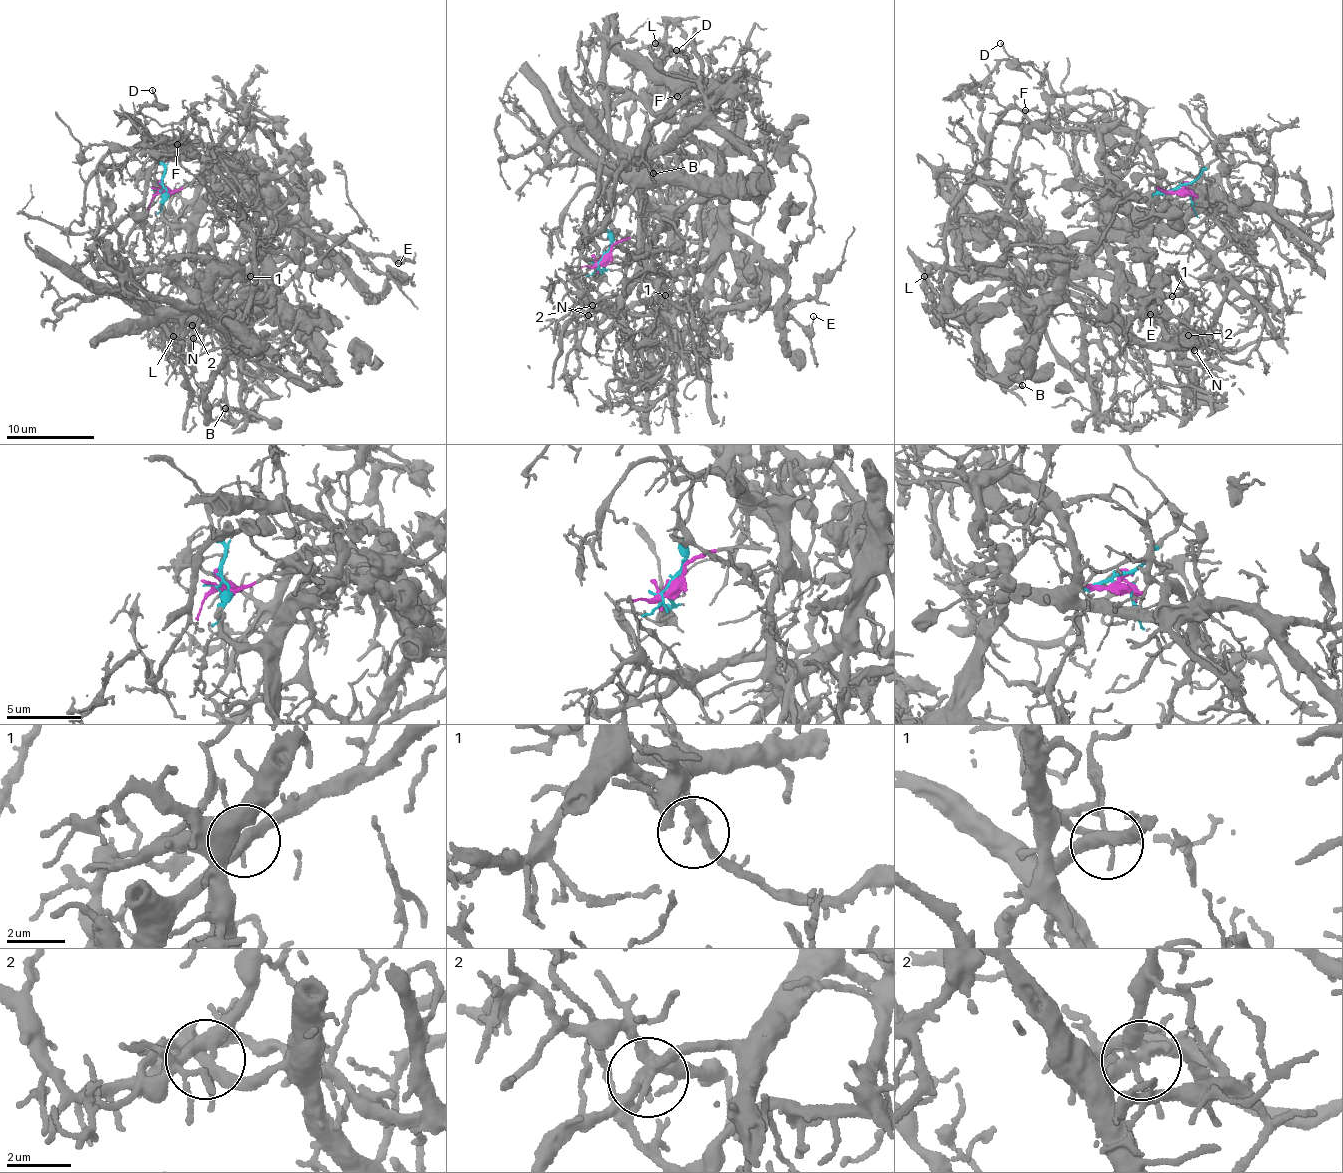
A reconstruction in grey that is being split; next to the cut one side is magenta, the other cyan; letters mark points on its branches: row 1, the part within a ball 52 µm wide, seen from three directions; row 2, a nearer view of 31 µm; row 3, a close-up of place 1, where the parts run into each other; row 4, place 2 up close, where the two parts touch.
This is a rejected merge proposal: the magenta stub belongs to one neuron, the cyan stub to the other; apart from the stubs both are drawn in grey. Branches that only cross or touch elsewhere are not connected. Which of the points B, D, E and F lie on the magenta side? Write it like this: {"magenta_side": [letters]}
{"magenta_side": ["B", "F"]}

